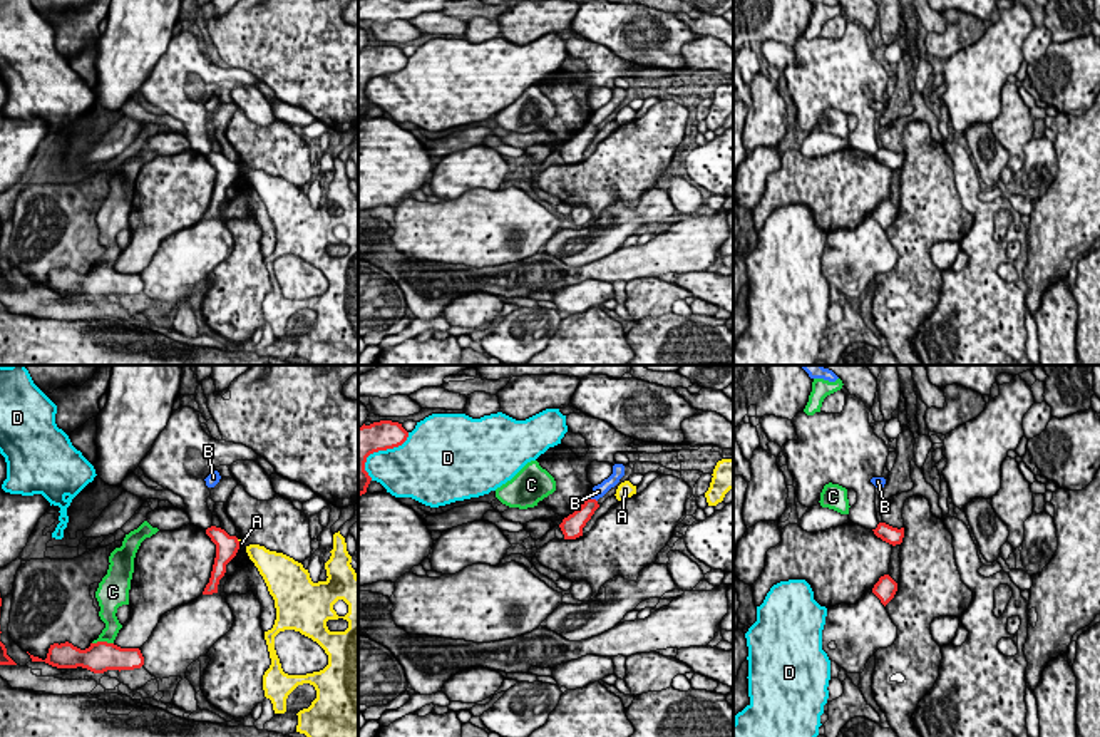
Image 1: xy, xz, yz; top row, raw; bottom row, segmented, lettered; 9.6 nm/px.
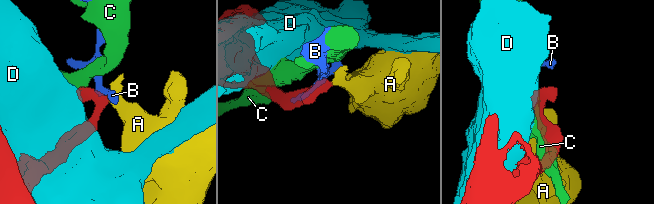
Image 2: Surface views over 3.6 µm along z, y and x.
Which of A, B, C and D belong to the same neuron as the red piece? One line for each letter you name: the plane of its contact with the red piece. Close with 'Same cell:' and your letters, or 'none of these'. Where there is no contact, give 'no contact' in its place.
Same cell: none of these

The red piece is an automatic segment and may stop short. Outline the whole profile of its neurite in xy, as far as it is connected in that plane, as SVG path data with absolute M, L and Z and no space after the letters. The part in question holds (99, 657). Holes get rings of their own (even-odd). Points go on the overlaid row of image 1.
M97 642L89 648L80 650L72 643L54 643L49 648L47 658L30 655L32 662L45 662L57 668L87 668L94 673L107 670L134 670L144 665L144 657L139 648L121 648L114 643Z

